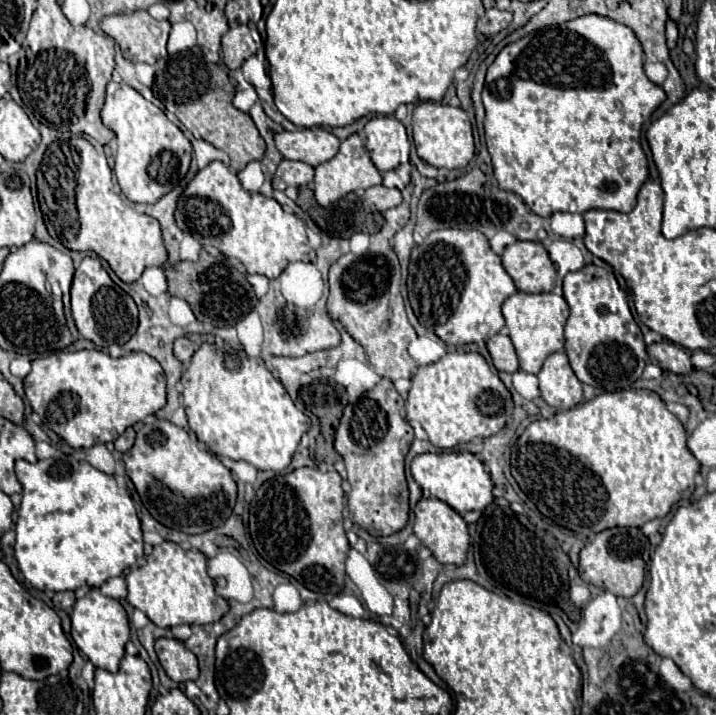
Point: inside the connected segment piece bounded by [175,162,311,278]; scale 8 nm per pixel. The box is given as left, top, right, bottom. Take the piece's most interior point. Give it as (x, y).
(214, 209)

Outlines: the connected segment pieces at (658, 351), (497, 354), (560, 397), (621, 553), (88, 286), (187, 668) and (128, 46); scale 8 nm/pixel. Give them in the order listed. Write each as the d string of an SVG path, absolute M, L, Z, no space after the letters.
M669 340L651 344L647 348L647 352L663 370L669 370L673 374L689 374L693 370L689 352L673 342L669 342Z
M499 332L499 334L491 336L487 340L487 350L491 354L493 366L499 372L511 372L513 374L513 372L519 370L519 362L517 362L517 354L515 354L515 348L513 348L513 342L505 332Z
M565 352L551 354L537 378L543 400L553 408L573 408L583 400L583 384L571 370Z
M609 528L595 534L579 554L579 576L589 584L613 592L615 596L631 598L645 580L645 562L639 554L639 540L629 534L629 528Z
M87 256L75 270L70 300L77 330L97 348L105 348L109 344L123 346L125 340L129 340L129 336L133 336L133 332L137 330L137 306L133 298L109 278L107 270L101 266L97 258Z
M159 638L155 642L155 652L165 668L167 676L173 682L187 682L187 680L197 680L199 668L197 668L197 658L195 654L175 638Z
M147 10L107 16L99 22L99 28L119 44L123 56L131 62L155 64L167 56L171 22L155 20Z

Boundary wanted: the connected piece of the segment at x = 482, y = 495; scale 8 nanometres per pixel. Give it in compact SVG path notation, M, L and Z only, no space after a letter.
M437 452L419 454L411 462L411 476L431 496L447 502L459 514L469 510L485 510L493 502L493 482L477 454L471 452Z

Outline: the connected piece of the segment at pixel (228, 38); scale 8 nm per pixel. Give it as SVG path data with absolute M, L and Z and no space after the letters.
M237 26L231 28L223 38L221 38L221 50L223 50L223 62L227 68L235 70L241 68L241 64L251 56L251 36L247 26Z

